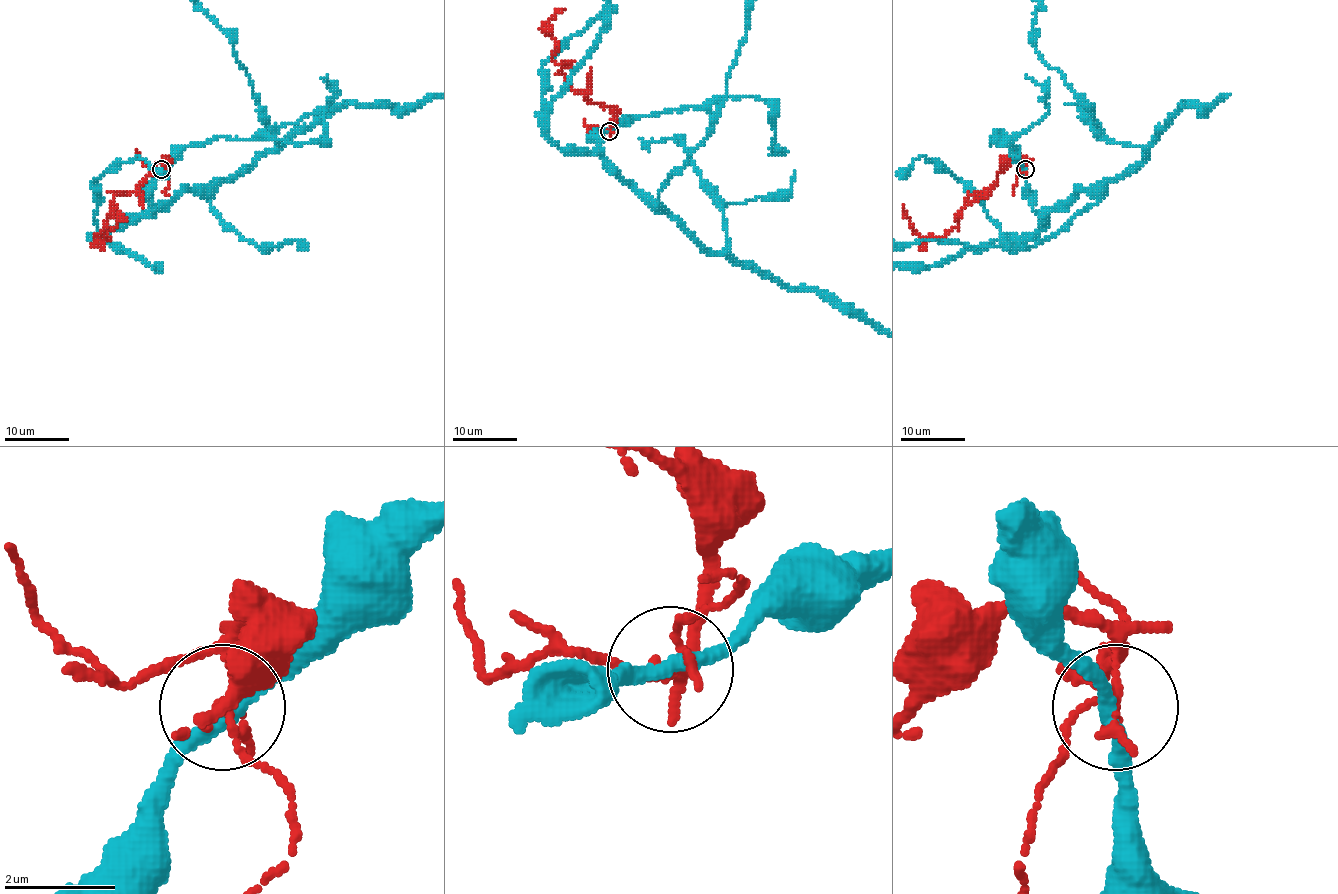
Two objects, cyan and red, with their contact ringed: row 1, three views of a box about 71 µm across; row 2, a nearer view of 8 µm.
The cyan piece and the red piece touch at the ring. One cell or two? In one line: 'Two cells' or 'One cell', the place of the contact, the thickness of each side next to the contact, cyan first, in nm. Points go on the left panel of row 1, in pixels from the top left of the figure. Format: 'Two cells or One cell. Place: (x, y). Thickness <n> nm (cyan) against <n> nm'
Two cells. Place: (161, 169). Thickness 240 nm (cyan) against 130 nm

